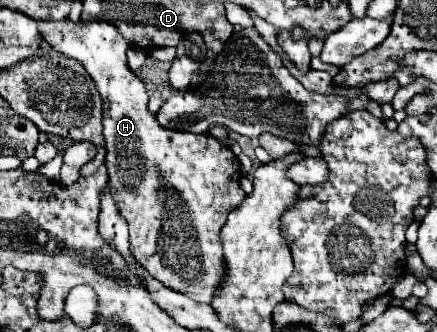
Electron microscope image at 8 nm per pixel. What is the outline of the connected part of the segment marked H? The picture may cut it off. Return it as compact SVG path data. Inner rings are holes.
M63 18L59 22L49 22L49 20L39 20L37 22L39 28L41 28L41 36L43 40L47 40L53 50L73 58L73 60L79 60L85 70L89 72L89 76L93 78L95 86L97 86L97 92L101 94L101 100L103 100L103 136L105 136L105 150L107 151L105 158L105 166L107 166L109 182L111 192L113 192L113 200L117 200L117 208L121 212L121 216L127 220L127 226L129 226L129 250L133 250L133 256L139 260L139 264L155 278L159 280L161 284L165 284L167 288L175 290L175 292L181 292L181 294L187 294L191 300L195 302L205 302L205 304L211 304L213 296L215 296L215 286L223 280L223 274L225 274L225 264L223 264L223 248L221 248L221 242L219 242L219 230L223 228L225 220L227 220L227 214L237 208L243 200L245 200L245 192L243 188L239 186L239 180L241 180L241 170L239 170L239 160L235 158L235 154L229 150L229 146L221 144L219 140L215 140L213 136L209 134L191 134L191 132L175 132L175 130L167 130L167 128L161 128L161 124L157 122L155 114L149 112L147 108L147 90L145 90L145 84L143 80L129 68L127 64L127 48L129 44L125 44L125 40L121 40L121 34L117 32L117 28L113 28L113 24L105 24L105 20L79 20L79 22L71 22L69 18Z

